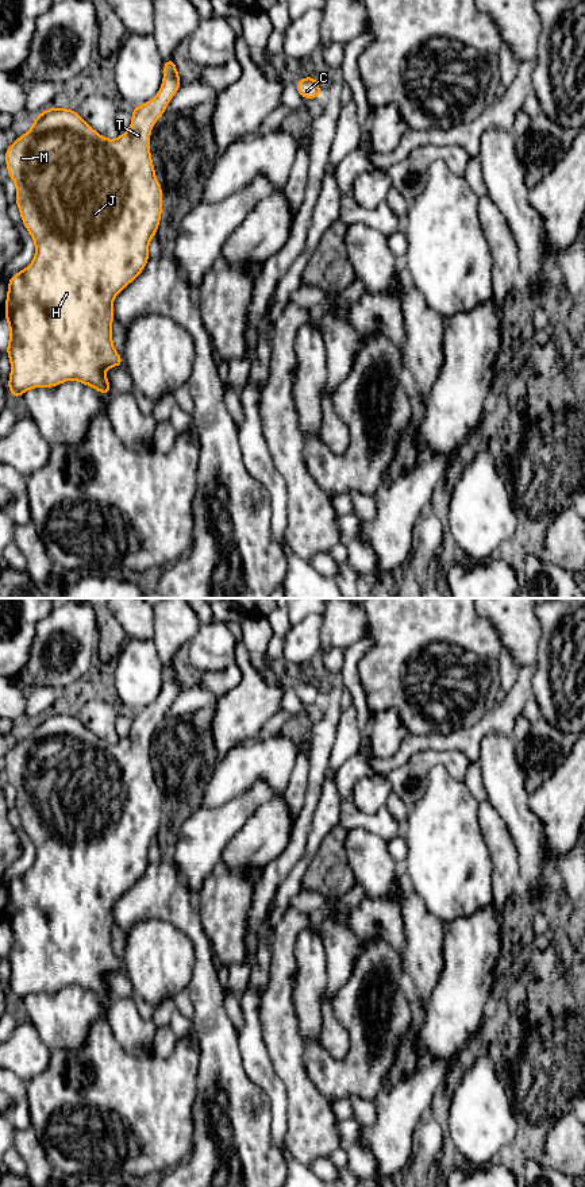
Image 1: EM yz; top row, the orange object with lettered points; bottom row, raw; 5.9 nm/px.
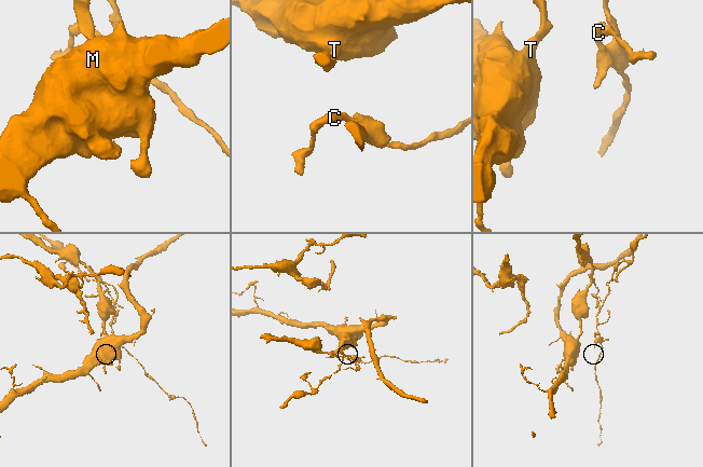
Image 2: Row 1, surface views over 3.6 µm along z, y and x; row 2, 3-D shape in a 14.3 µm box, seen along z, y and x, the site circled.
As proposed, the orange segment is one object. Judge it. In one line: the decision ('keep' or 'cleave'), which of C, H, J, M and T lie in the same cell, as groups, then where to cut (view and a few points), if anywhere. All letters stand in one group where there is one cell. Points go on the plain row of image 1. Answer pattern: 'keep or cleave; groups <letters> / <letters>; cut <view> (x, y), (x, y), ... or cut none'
keep; groups C H J M T; cut none

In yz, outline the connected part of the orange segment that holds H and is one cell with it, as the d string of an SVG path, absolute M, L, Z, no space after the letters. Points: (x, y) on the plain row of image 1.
M170 662L163 666L163 685L158 698L147 708L134 712L131 716L132 725L128 736L126 739L120 739L116 744L111 745L100 740L78 720L76 714L47 712L38 721L35 721L31 733L24 740L20 740L4 756L8 782L16 790L15 808L19 813L23 830L35 848L35 862L32 867L22 876L11 880L5 903L4 922L7 924L9 932L9 947L5 957L11 967L11 978L7 990L14 1006L16 1006L28 994L55 993L70 984L95 993L100 999L112 998L111 988L104 975L108 972L124 971L124 966L115 955L112 947L112 909L115 902L145 875L150 864L149 848L151 843L157 840L162 821L162 790L155 783L155 772L150 759L150 739L153 731L165 718L168 709L172 706L181 690L182 686L180 685L174 663Z

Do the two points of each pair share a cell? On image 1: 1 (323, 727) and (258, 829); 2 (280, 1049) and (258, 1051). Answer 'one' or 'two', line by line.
1: two
2: two

